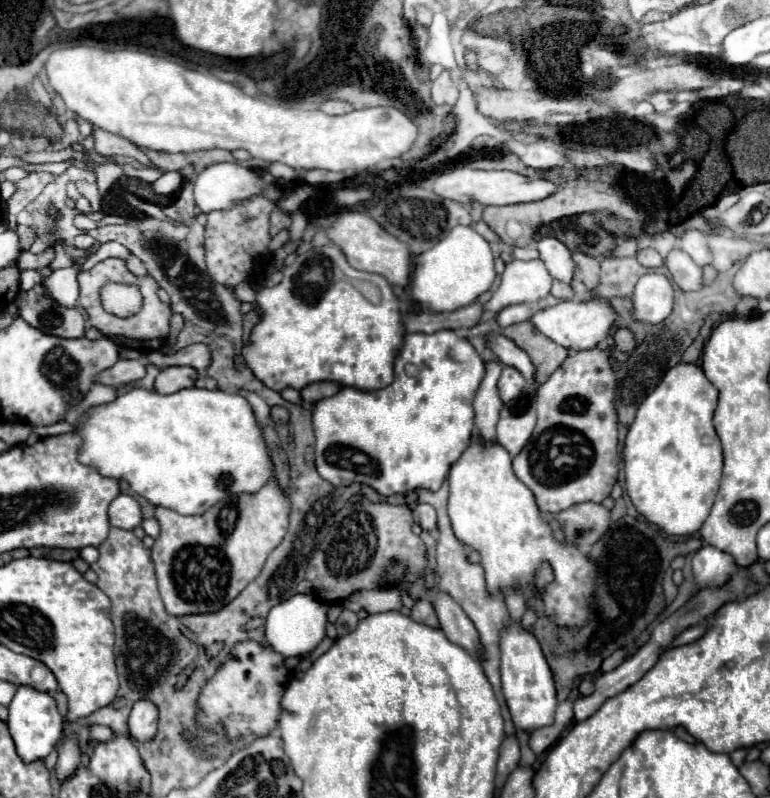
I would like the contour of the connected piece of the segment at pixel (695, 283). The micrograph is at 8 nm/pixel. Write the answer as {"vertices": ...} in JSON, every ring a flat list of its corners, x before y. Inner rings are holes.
{"vertices":[[672,250,666,258,666,268,670,270,674,282,684,292,696,292,704,286,702,268,682,250]]}

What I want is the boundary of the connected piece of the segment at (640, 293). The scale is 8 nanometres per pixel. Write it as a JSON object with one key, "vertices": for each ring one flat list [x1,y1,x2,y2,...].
{"vertices":[[646,274,638,280,632,296,632,318,644,324,660,324,672,312,674,292,666,276]]}

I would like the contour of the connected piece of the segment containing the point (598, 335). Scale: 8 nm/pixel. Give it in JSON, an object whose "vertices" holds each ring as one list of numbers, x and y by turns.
{"vertices":[[596,298,590,302,566,300,552,308,538,310,536,314,532,314,532,320,530,320,530,324,538,332,548,336,556,344,560,344,564,348,572,348,572,350,588,350,588,348,594,348,596,344,600,344,608,336,612,322,614,322,614,310,608,306,608,302,604,298]]}

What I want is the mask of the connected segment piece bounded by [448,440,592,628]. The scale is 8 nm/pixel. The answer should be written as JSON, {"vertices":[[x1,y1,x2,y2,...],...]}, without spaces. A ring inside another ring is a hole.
{"vertices":[[472,440,460,460,452,464,448,482,448,516,454,536,480,552,488,592,518,588,524,592,528,608,552,616,556,624,564,624,564,628,584,624,588,620,588,604,592,604,592,564,588,564,588,556,578,546,558,542,552,536,530,488,514,476,512,456,500,444,484,446],[540,564,550,564,554,570,554,580,542,592,534,586]]}

